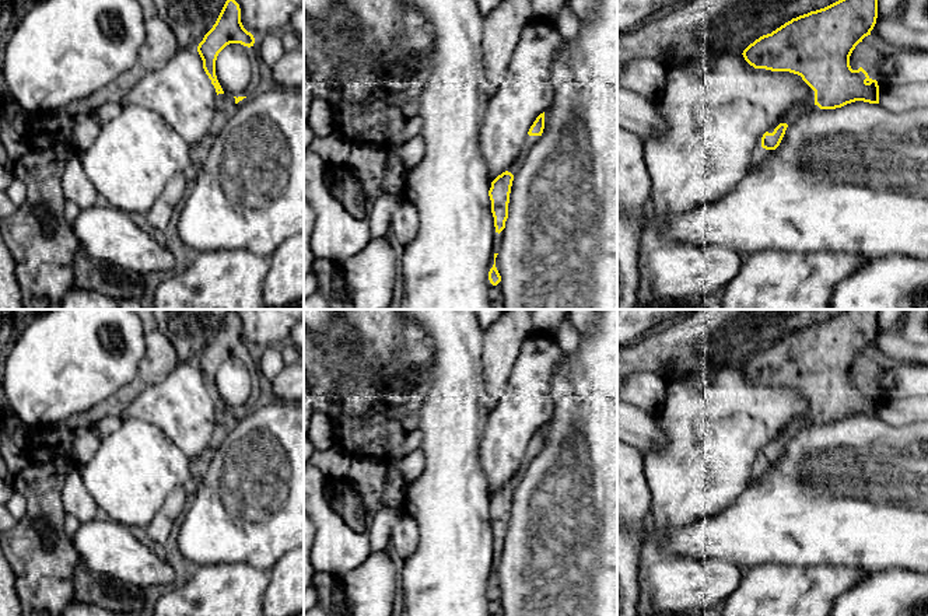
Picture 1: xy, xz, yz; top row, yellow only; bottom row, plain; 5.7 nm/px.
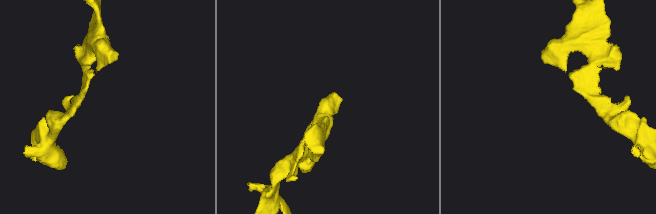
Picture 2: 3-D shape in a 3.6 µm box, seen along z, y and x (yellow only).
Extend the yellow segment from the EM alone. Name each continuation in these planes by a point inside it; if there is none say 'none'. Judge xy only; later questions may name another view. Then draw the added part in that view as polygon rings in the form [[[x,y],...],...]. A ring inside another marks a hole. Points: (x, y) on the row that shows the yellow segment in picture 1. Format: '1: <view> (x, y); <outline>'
1: xy (226, 102); [[[218,94],[217,95],[217,109],[214,112],[213,123],[209,129],[207,139],[209,141],[214,139],[228,120],[232,108],[235,106],[235,98],[227,94]]]

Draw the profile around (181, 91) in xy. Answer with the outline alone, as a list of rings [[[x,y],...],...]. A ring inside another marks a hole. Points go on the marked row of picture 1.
[[[197,49],[179,50],[160,70],[139,73],[116,97],[123,105],[157,112],[183,137],[195,161],[202,157],[217,109],[217,92]]]

